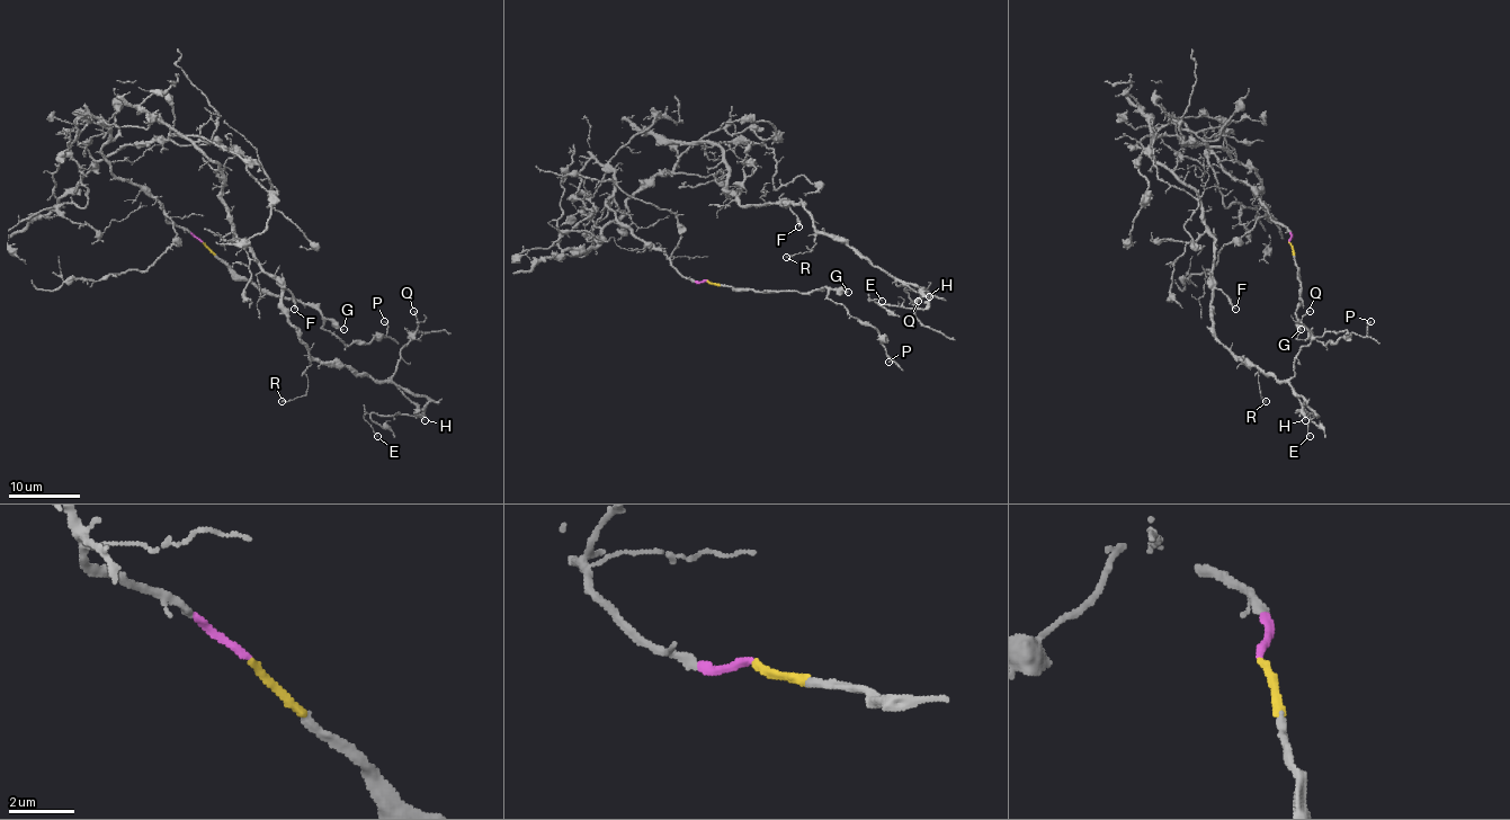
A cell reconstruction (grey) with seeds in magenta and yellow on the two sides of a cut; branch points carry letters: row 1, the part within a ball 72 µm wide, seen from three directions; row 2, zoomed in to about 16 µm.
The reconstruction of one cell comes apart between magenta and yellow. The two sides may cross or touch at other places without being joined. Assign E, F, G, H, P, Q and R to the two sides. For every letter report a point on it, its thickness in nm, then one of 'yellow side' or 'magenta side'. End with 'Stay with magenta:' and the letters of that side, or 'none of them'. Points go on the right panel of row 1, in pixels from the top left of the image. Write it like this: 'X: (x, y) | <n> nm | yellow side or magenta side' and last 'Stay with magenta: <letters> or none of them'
E: (1310, 436) | 90 nm | magenta side
F: (1235, 309) | 240 nm | magenta side
G: (1301, 329) | 190 nm | yellow side
H: (1305, 420) | 220 nm | magenta side
P: (1370, 321) | 160 nm | yellow side
Q: (1310, 311) | 120 nm | magenta side
R: (1266, 401) | 110 nm | magenta side
Stay with magenta: E, F, H, Q, R

